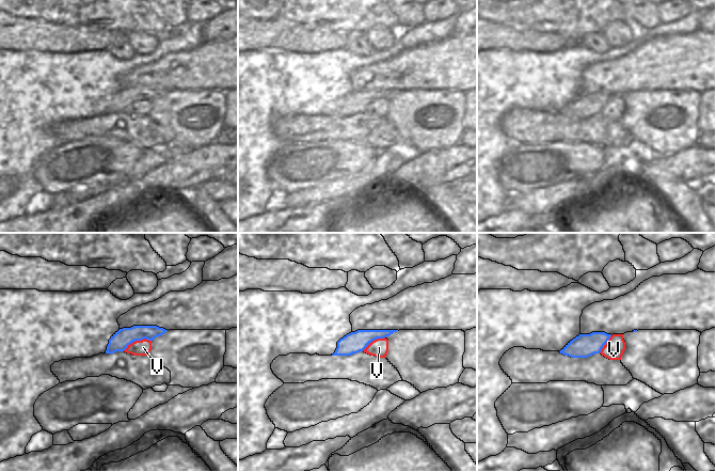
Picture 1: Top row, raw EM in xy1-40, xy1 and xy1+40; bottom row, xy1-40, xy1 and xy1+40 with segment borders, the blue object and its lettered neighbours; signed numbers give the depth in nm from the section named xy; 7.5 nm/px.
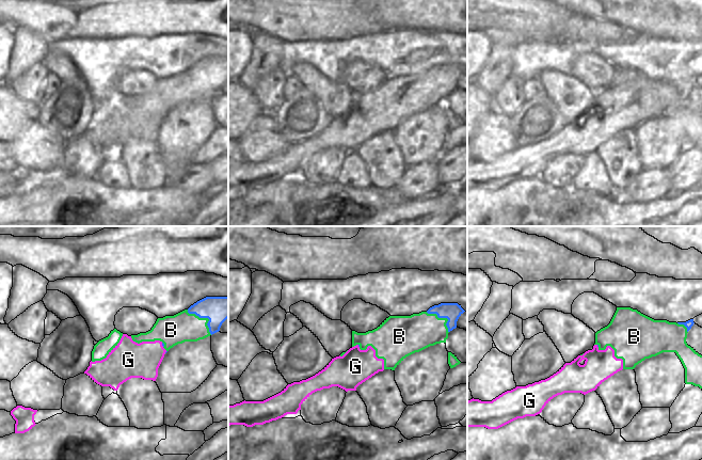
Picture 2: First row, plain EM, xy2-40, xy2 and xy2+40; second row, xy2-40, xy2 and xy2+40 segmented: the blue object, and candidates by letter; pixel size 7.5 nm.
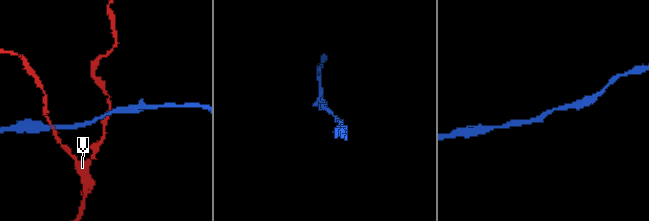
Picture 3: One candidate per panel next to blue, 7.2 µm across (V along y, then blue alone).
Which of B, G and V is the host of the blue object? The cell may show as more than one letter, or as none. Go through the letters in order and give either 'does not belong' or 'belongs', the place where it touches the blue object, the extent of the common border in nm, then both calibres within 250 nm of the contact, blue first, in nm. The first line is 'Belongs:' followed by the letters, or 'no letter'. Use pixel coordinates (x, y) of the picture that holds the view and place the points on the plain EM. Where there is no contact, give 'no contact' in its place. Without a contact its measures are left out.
Belongs: G
B: does not belong; meets blue in xy2-40 at (205, 78); contact 260 nm long; 190 nm thick on the blue side, 220 nm on the other
G: belongs; meets blue in xy2-40 at (162, 106); contact 40 nm long; 20 nm thick on the blue side, 260 nm on the other
V: does not belong; meets blue in xy1-40 at (137, 100); contact 240 nm long; 140 nm thick on the blue side, 120 nm on the other

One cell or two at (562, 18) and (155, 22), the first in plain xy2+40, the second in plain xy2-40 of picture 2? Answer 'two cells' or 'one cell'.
one cell

